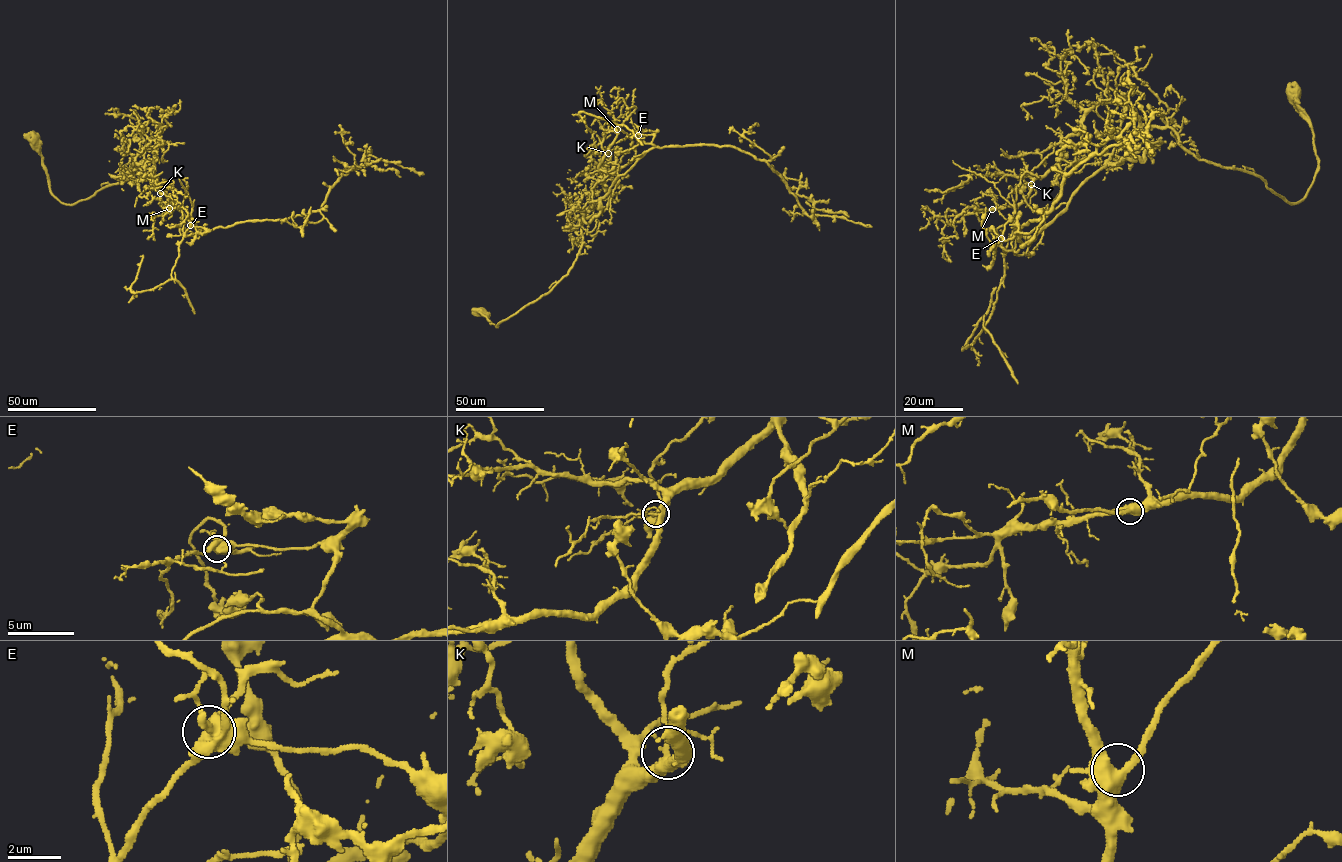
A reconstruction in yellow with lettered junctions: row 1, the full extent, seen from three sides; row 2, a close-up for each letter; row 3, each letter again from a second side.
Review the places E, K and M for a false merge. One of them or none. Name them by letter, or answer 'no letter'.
E

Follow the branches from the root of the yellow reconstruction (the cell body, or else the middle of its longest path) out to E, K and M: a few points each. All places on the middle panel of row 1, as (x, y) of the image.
E: (625, 173), (655, 146), (651, 142), (654, 135), (638, 135)
K: (625, 173), (638, 158), (608, 173), (599, 168), (608, 153)
M: (625, 173), (638, 158), (612, 173), (599, 168), (617, 129)

